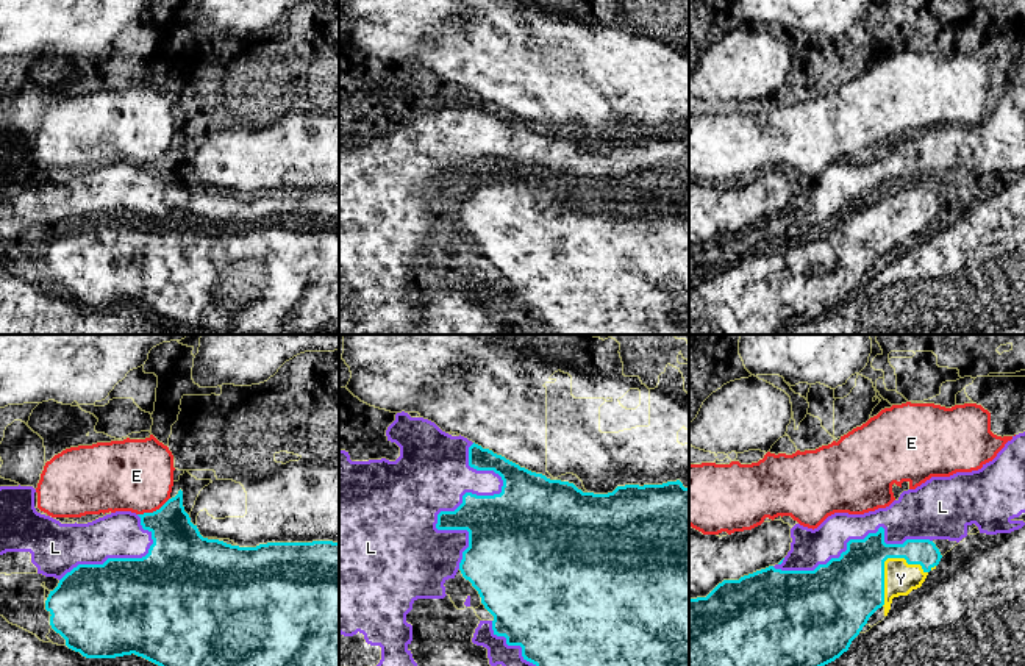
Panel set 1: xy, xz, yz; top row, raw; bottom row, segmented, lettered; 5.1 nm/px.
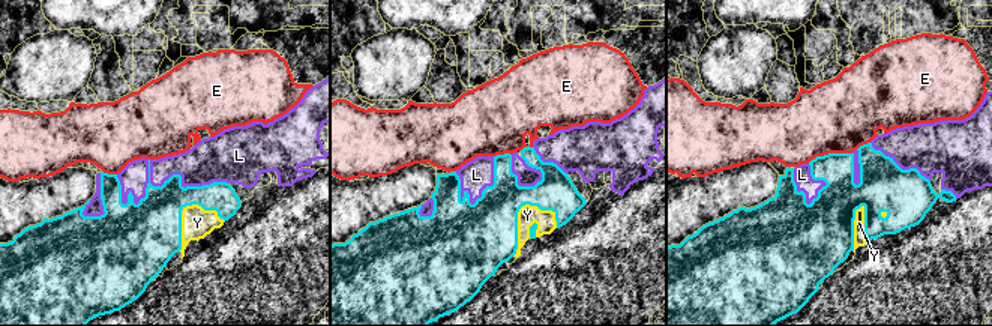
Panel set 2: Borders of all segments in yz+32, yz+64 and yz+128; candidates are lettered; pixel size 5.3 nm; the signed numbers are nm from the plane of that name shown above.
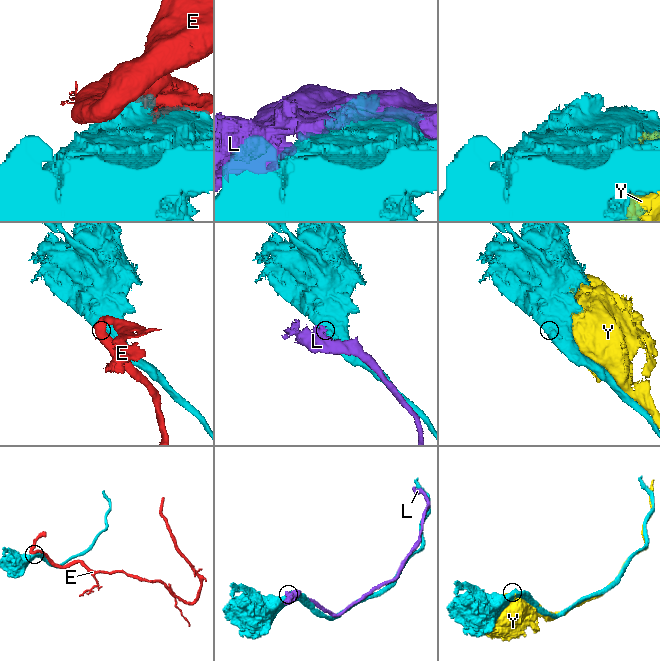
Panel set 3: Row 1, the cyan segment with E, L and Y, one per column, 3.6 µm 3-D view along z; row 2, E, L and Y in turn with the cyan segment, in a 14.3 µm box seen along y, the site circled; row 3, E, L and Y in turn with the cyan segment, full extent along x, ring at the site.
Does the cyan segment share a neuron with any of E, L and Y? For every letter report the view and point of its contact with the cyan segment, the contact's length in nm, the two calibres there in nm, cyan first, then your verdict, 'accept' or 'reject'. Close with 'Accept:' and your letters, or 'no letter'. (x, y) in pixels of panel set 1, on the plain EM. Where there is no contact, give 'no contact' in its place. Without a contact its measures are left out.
E: xy (153, 161) | 190 nm | 280/380 nm | reject
L: xz (463, 149) | 650 nm | 340/380 nm | reject
Y: yz (883, 213) | 300 nm | 360/170 nm | reject
Accept: no letter

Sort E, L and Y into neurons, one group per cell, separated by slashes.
E / L / Y

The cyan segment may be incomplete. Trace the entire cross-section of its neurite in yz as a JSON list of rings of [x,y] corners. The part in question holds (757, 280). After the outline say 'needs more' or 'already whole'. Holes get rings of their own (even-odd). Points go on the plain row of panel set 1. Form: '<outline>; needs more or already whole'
[[[880,177],[864,189],[850,189],[839,208],[814,220],[769,216],[739,230],[723,230],[706,247],[689,249],[689,335],[778,335],[795,320],[834,311],[884,255],[888,208],[905,208],[930,222],[942,205],[930,189],[886,194]]]; already whole

